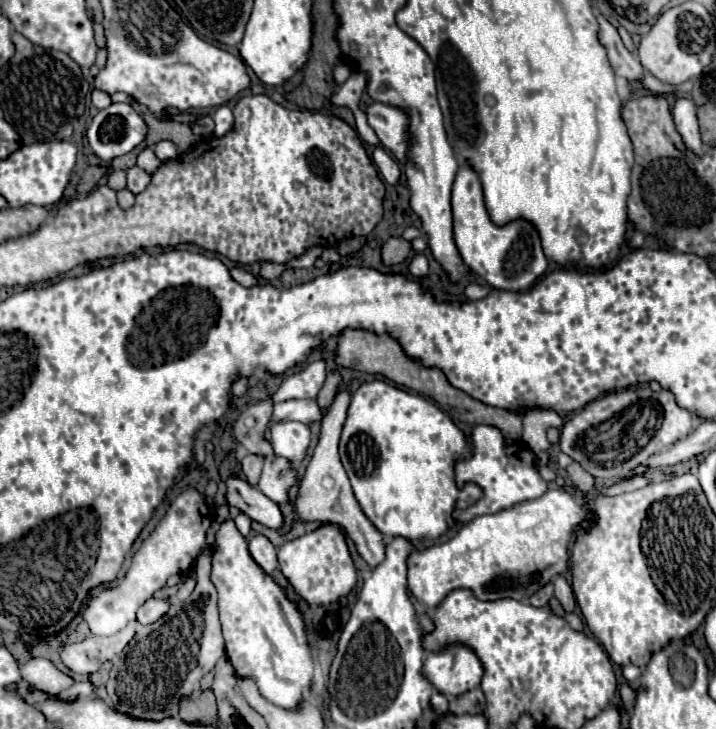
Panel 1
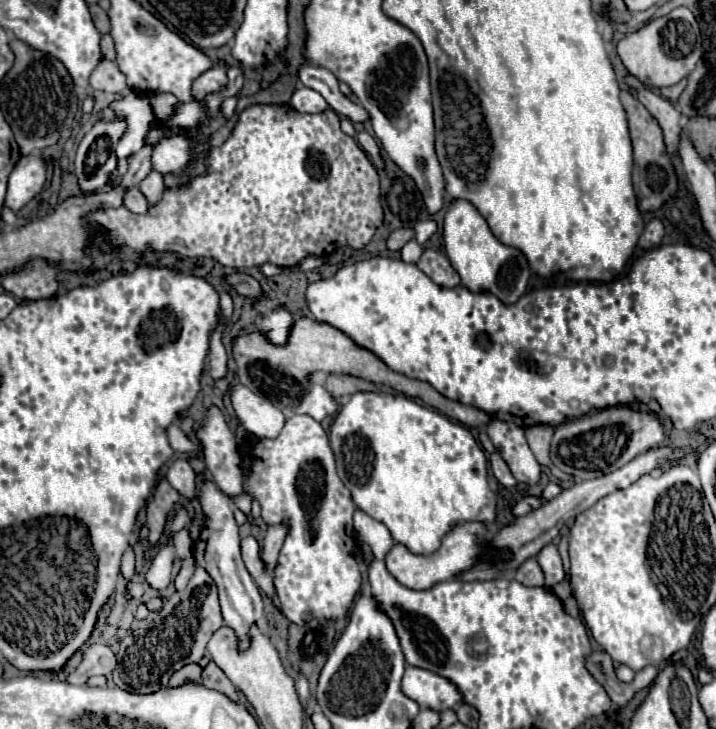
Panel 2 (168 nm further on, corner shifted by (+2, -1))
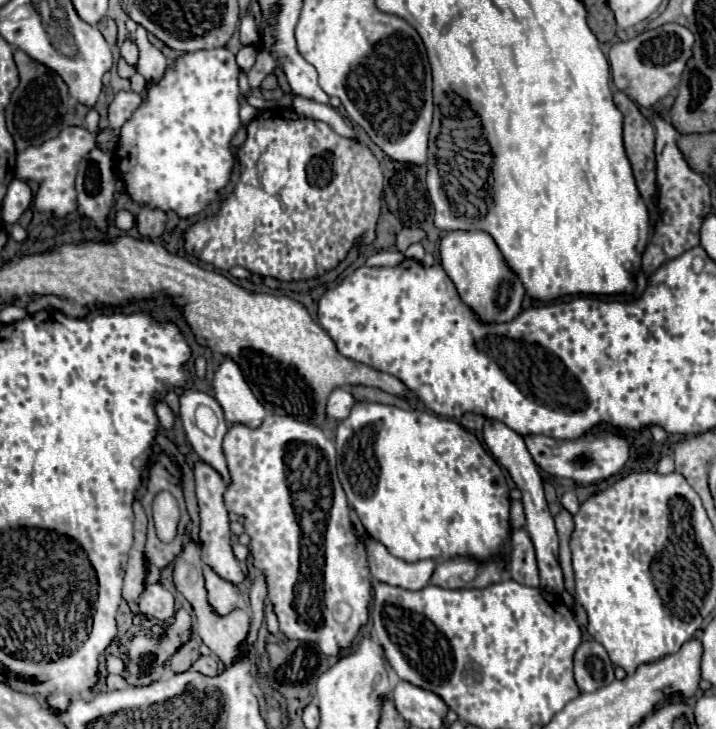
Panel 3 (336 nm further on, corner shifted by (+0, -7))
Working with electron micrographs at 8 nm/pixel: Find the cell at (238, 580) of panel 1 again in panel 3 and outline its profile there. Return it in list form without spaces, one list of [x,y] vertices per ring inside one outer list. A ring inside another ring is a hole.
[[[198,460],[194,464],[194,476],[196,476],[196,498],[198,498],[198,508],[200,508],[200,550],[202,550],[202,562],[212,566],[216,574],[220,574],[224,580],[230,580],[234,584],[242,584],[244,574],[238,566],[238,560],[232,554],[232,534],[230,534],[230,520],[228,520],[228,510],[224,504],[224,490],[226,484],[222,476],[206,462]]]

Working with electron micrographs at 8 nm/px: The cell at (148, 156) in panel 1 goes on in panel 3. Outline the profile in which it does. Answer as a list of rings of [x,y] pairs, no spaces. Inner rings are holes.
[[[142,206],[140,214],[136,218],[136,226],[142,236],[158,238],[158,236],[162,236],[162,232],[166,228],[166,214],[162,210],[150,210],[150,208]]]

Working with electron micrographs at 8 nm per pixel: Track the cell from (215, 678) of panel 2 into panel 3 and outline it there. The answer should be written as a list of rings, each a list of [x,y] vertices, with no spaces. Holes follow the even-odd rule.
[[[200,656],[194,664],[192,664],[192,670],[198,670],[200,674],[206,674],[206,676],[216,676],[220,670],[218,670],[218,664],[212,656]]]

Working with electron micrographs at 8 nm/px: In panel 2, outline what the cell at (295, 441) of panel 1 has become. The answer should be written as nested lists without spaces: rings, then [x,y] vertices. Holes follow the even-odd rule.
[[[234,386],[232,406],[244,428],[256,438],[278,438],[286,416],[272,402],[256,396],[246,386]]]

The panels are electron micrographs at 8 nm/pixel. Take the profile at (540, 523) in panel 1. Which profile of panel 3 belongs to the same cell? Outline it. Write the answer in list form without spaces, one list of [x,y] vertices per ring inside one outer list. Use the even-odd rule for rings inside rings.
[[[368,538],[366,552],[368,552],[368,564],[370,564],[372,576],[390,586],[400,586],[406,590],[420,590],[428,584],[432,570],[434,570],[432,560],[406,562],[402,558],[392,556],[386,550],[386,546],[374,538]]]

